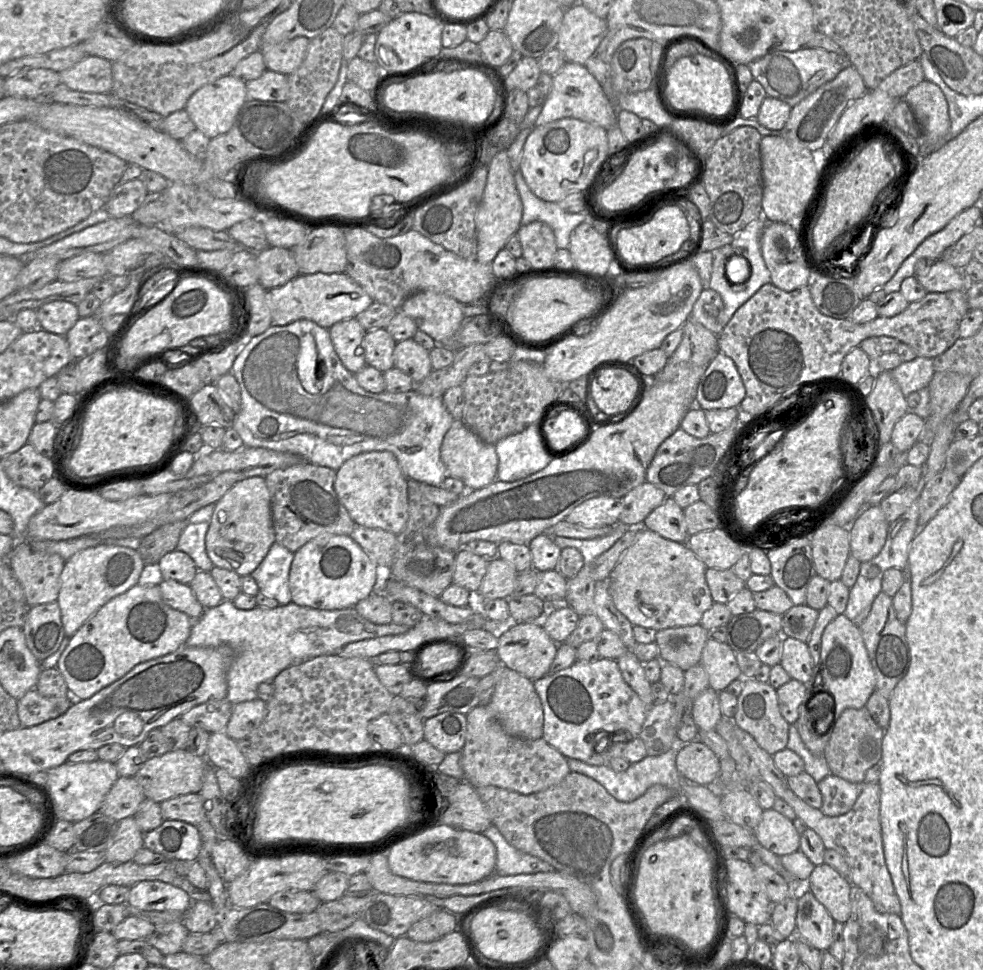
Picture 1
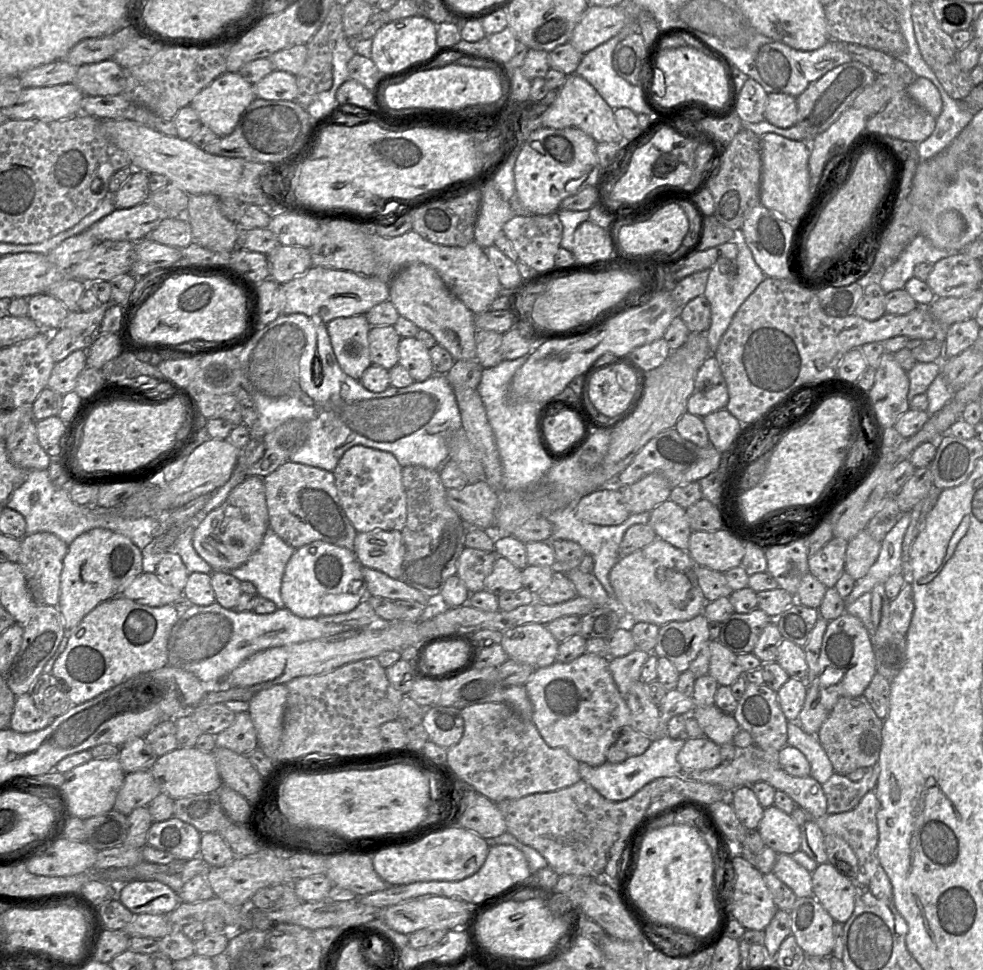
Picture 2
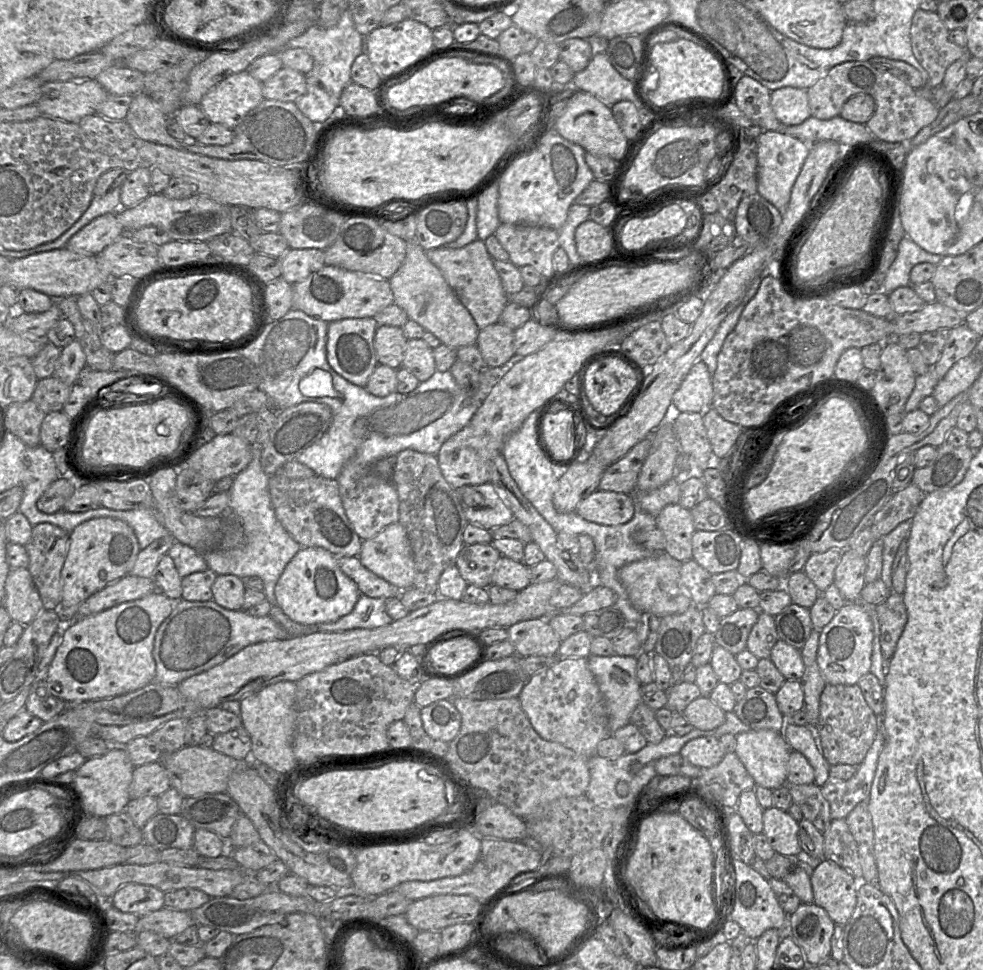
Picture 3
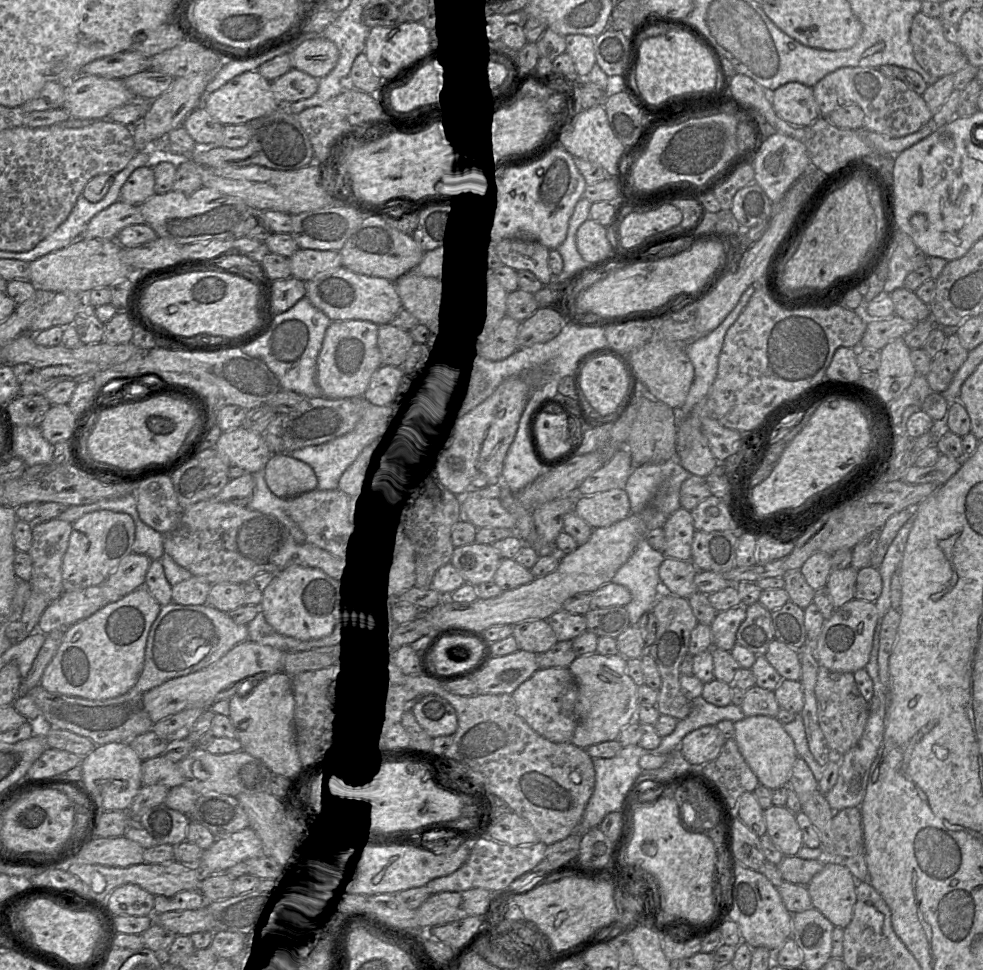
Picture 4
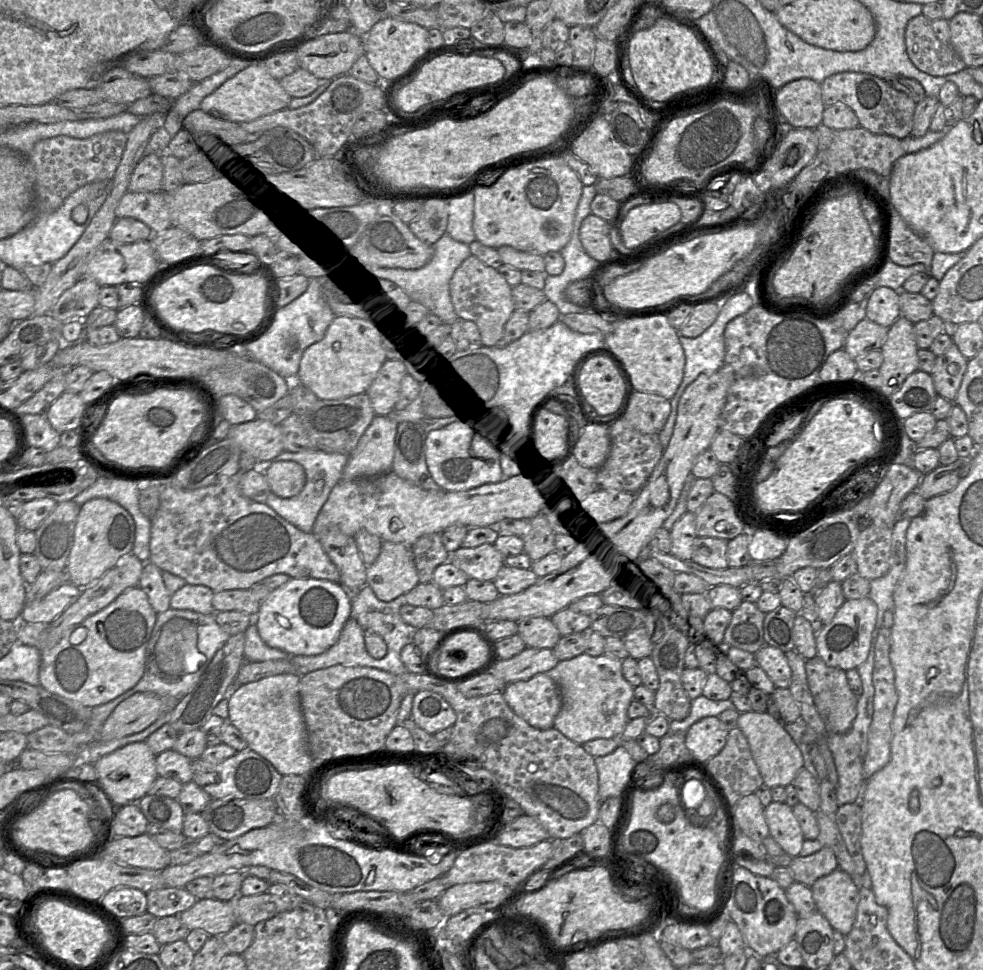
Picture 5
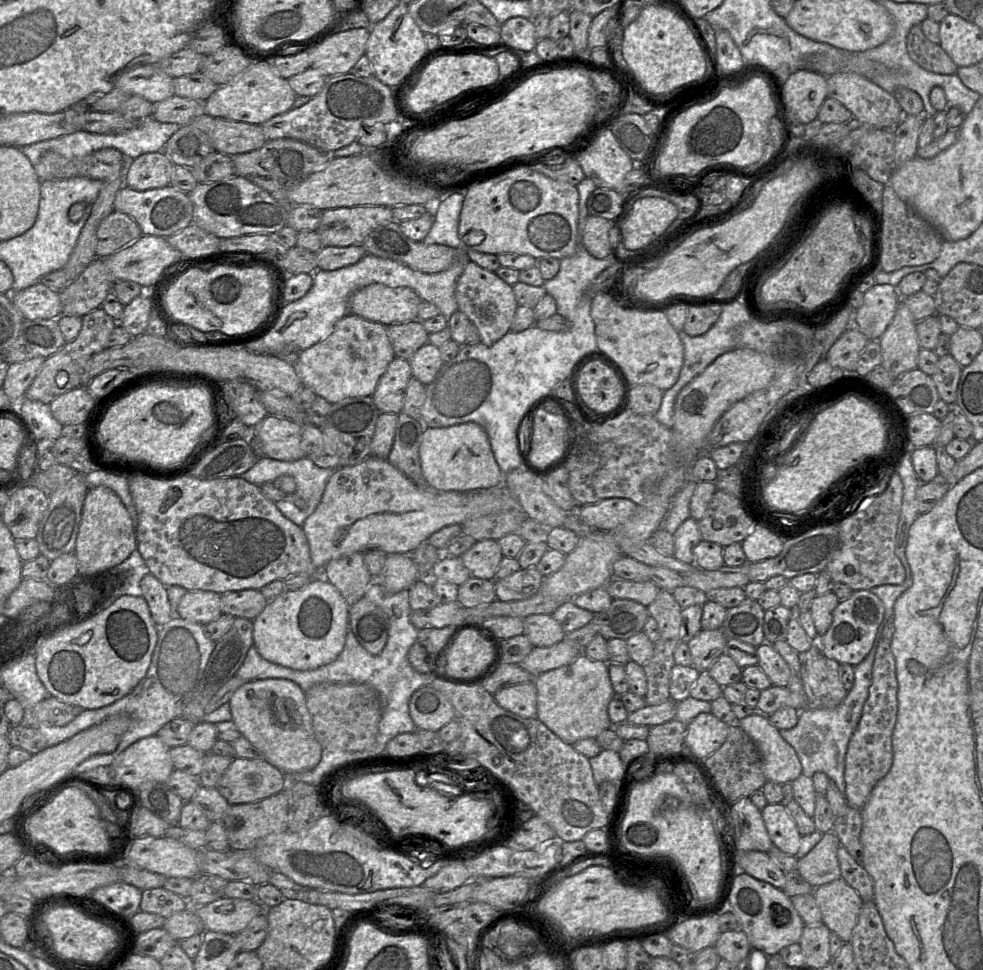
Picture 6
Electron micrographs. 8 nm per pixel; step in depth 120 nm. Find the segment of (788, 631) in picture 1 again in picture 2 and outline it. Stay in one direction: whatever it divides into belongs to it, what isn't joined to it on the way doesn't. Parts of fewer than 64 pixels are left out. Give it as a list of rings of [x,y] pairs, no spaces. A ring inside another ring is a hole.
[[[795,600],[795,603],[773,620],[775,620],[782,639],[804,647],[819,617],[818,609],[806,607]]]

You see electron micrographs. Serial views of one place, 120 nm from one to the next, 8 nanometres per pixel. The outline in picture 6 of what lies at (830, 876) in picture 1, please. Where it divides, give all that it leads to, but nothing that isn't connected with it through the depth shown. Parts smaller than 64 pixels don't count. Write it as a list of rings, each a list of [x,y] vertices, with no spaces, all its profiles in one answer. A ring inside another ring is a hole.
[[[842,877],[816,887],[813,894],[822,914],[822,922],[831,933],[836,933],[843,943],[849,943],[864,903],[860,895]]]

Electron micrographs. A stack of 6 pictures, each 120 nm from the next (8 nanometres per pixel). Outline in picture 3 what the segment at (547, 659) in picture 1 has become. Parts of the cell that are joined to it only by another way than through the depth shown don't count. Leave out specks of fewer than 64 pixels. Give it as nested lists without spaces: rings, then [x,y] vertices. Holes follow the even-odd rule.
[[[547,618],[521,621],[507,630],[508,641],[519,657],[555,656],[562,643]]]

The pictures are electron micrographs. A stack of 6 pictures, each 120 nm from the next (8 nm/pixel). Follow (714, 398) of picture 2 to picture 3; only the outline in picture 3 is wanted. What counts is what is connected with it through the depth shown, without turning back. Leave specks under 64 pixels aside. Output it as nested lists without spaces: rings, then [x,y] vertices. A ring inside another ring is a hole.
[[[697,360],[672,398],[673,412],[703,413],[712,406],[712,376],[706,364]]]

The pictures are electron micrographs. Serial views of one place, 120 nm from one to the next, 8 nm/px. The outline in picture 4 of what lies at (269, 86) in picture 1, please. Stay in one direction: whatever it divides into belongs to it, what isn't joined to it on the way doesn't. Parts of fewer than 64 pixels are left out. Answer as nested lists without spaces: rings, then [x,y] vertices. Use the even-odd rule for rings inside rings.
[[[290,69],[271,83],[271,89],[281,105],[311,98],[318,90],[319,80],[309,74]]]

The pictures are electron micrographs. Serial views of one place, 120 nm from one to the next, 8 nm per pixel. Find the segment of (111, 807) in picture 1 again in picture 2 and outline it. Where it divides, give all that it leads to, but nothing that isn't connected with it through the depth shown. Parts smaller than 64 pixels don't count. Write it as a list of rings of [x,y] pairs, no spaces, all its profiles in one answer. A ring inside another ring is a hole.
[[[149,770],[126,773],[113,809],[129,815],[136,808],[148,806],[160,793],[160,786]]]

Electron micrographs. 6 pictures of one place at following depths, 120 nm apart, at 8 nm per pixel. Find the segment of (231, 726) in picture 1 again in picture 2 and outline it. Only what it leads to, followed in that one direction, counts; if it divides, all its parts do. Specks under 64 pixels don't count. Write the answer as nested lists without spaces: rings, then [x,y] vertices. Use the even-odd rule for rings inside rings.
[[[248,711],[236,713],[230,727],[215,735],[216,746],[247,754],[258,747],[257,734]]]

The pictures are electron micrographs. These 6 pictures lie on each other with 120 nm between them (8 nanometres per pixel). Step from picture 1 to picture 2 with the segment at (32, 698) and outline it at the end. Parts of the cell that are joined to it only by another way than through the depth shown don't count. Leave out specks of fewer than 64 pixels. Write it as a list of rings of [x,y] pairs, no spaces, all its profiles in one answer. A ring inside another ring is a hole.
[[[27,693],[16,696],[8,727],[16,732],[33,732],[48,726],[55,717],[38,709]]]

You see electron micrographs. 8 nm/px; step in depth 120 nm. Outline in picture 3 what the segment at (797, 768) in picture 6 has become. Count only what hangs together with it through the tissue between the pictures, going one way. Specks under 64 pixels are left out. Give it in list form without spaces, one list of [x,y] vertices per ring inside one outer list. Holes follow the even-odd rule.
[[[750,730],[736,735],[735,753],[756,786],[775,790],[785,785],[791,751],[779,732]]]

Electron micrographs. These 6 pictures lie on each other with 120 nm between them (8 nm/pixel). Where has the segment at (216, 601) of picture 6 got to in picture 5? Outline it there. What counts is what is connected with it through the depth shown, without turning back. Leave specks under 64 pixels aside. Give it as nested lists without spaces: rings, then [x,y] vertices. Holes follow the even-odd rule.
[[[185,584],[174,592],[170,599],[170,608],[191,610],[204,615],[213,614],[213,591],[203,585]]]

